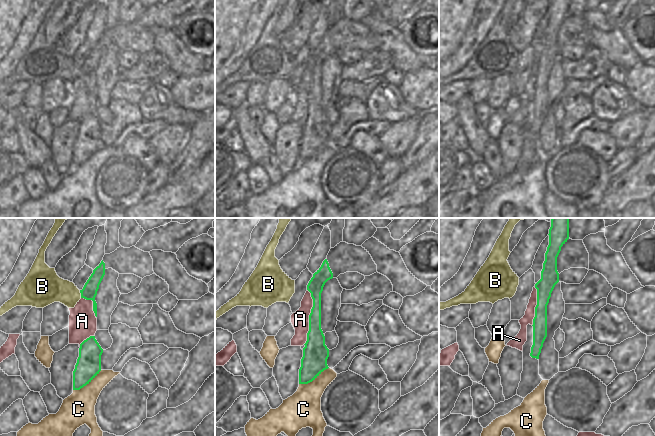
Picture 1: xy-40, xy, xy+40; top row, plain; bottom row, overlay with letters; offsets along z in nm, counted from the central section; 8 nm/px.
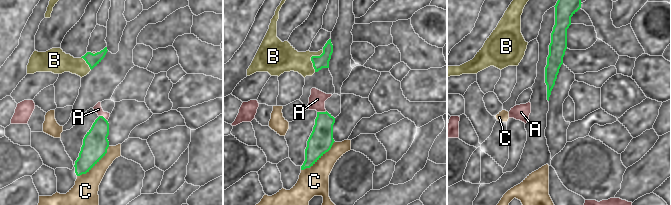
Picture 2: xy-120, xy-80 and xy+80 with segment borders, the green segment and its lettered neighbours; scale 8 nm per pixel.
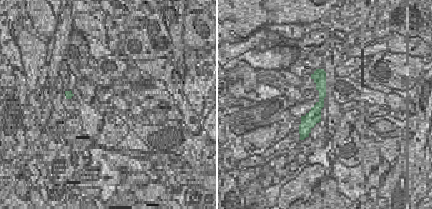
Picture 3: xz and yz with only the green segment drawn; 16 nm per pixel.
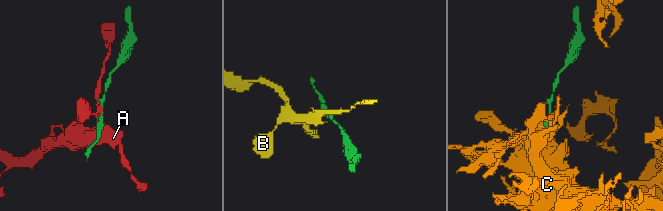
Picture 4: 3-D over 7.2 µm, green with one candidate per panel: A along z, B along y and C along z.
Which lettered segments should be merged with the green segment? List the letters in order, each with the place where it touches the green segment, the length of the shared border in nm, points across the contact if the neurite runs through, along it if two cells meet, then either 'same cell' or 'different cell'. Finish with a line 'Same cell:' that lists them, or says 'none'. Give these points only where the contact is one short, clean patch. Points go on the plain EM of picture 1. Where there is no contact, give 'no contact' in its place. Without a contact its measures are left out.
A: contact xy (309, 93); length 440 nm; border xy (307, 65), (312, 75), (312, 84), (307, 116), (303, 120); different cell
B: contact xy-40 (81, 70); length 70 nm; border xy-40 (79, 66), (81, 73); different cell
C: contact xy-40 (87, 159); length 280 nm; different cell
Same cell: none

